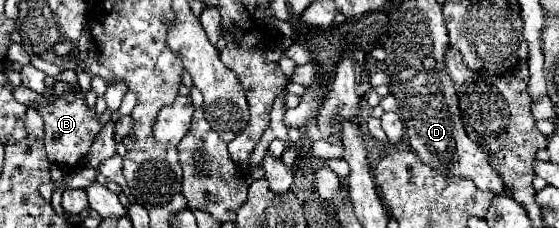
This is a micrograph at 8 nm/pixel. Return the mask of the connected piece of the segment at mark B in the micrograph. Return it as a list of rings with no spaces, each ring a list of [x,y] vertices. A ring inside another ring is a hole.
[[[76,89],[74,95],[76,95],[74,101],[66,101],[66,93],[64,93],[60,97],[56,97],[56,101],[50,105],[34,105],[34,109],[44,119],[44,145],[46,145],[48,159],[60,167],[78,167],[80,161],[86,157],[94,137],[104,127],[104,121],[96,113],[96,109],[90,109],[86,105],[82,91]]]

